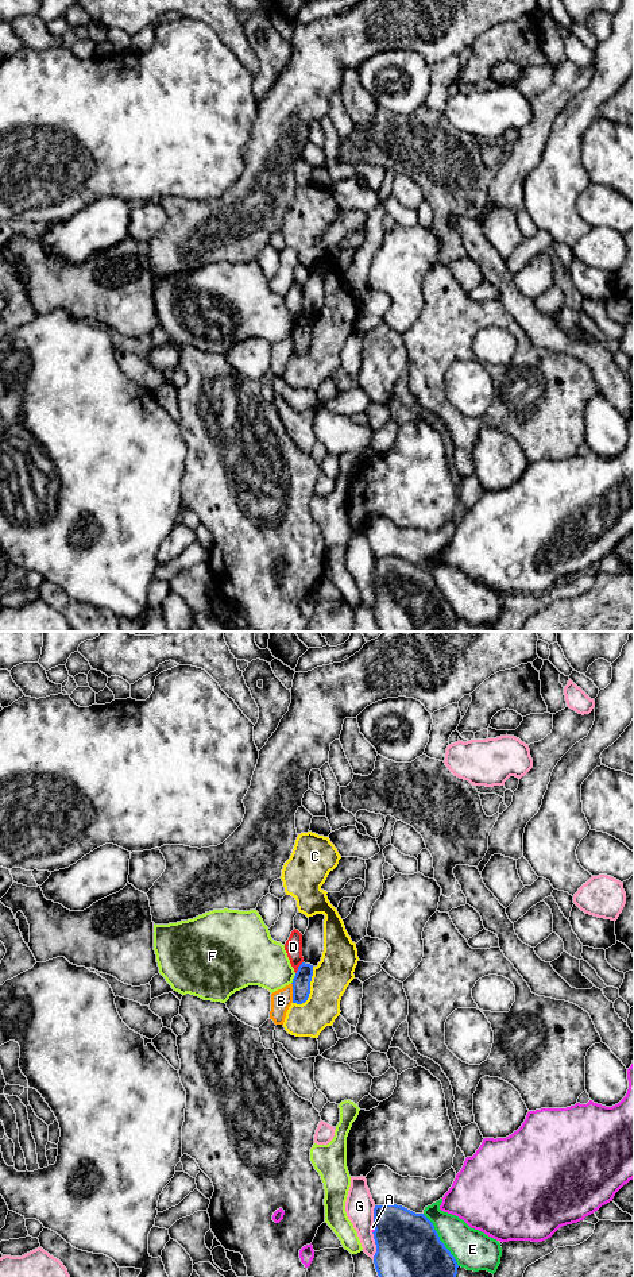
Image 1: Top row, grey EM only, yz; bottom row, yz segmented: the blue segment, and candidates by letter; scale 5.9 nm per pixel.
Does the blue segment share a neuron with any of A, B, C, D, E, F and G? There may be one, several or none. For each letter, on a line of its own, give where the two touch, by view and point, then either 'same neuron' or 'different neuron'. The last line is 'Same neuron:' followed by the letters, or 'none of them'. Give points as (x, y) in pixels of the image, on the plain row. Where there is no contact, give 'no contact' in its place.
A: meets blue in yz at (375, 582); different neuron
B: meets blue in yz at (293, 344); different neuron
C: meets blue in yz at (309, 342); different neuron
D: meets blue in yz at (298, 320); different neuron
E: meets blue in yz at (439, 591); different neuron
F: meets blue in yz at (293, 331); different neuron
G: meets blue in yz at (377, 598); different neuron
Same neuron: none of them

